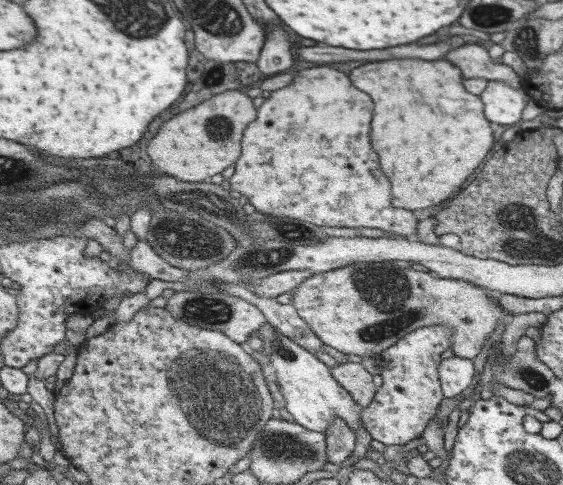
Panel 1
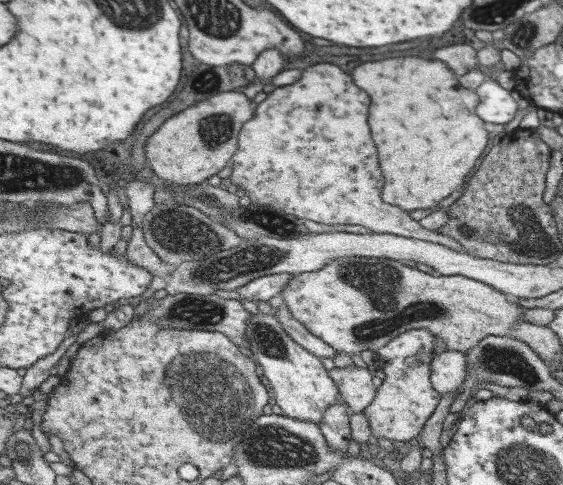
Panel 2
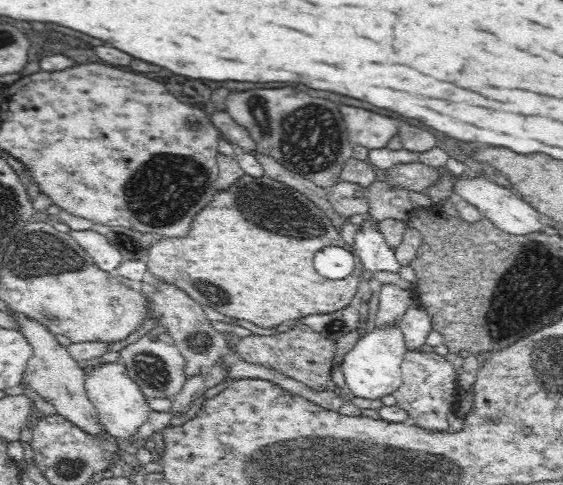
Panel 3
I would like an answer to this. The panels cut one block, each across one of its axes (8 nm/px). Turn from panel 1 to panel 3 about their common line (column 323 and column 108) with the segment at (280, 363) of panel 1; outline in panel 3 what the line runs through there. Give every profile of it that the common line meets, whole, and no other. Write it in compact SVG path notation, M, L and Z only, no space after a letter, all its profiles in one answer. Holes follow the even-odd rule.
M119 362L102 365L91 371L86 376L86 394L91 400L95 412L98 414L99 422L104 423L109 436L131 440L142 424L148 420L153 409L146 401L146 395L142 393L140 385L133 381L128 375L128 369Z

